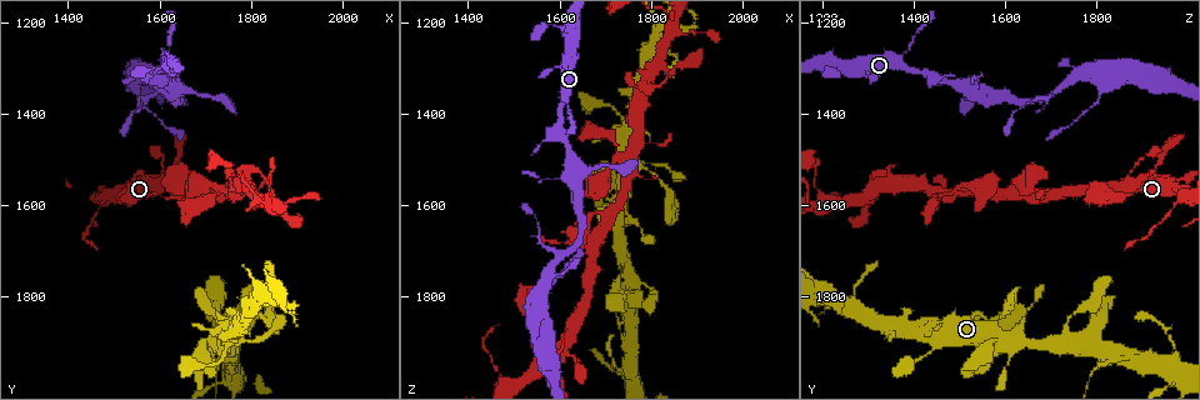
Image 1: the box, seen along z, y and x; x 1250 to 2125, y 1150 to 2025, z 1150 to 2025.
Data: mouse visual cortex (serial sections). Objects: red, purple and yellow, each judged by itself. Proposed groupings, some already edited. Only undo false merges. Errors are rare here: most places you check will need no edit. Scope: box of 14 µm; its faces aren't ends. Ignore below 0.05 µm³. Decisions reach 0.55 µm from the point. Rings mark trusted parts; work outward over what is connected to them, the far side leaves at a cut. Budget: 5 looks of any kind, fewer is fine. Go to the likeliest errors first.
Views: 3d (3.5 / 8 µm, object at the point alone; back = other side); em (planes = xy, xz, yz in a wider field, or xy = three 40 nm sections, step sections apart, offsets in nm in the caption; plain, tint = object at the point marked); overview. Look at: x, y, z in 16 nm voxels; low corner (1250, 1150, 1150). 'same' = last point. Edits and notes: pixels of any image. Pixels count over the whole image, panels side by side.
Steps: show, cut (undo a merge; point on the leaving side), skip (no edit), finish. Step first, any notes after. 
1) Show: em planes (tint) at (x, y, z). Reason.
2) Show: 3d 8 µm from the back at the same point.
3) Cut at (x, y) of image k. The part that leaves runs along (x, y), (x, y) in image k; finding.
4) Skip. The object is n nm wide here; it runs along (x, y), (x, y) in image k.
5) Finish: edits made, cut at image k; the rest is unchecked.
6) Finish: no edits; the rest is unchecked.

Show: 3d 3.5 µm at (1770, 1900, 1775). Calibre changes.

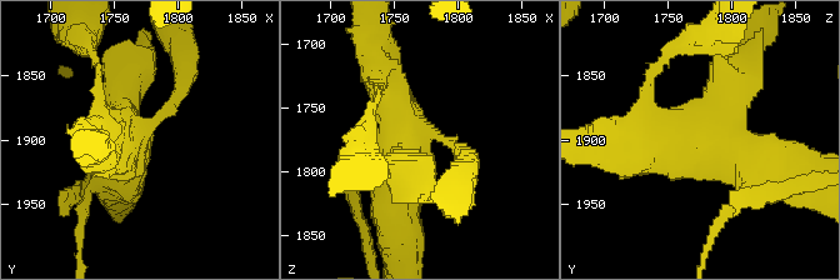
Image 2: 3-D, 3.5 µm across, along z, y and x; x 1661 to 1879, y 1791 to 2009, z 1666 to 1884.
Show: em xy step 5 (tint) at (1770, 1894, 1768).

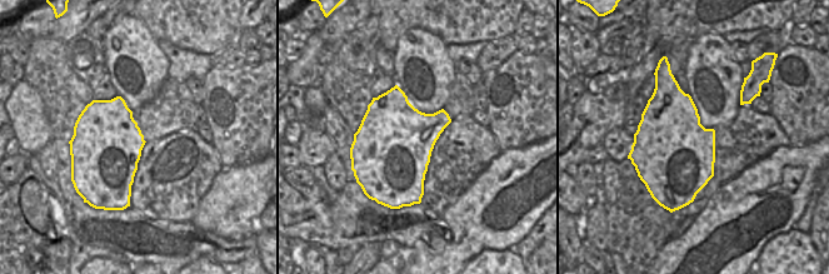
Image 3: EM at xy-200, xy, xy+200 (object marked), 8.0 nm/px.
Skip. It runs along (638, 149), (718, 145), (788, 173) in image 2; all the same cell.

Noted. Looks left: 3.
Show: 3d 8 µm at (1545, 1340, 1820). Thick turns thin.

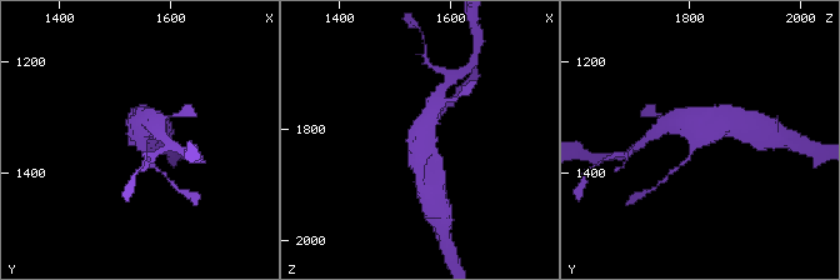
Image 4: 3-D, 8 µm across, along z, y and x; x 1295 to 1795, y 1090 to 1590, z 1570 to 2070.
Show: 3d 3.5 µm at (1550, 1345, 1810).

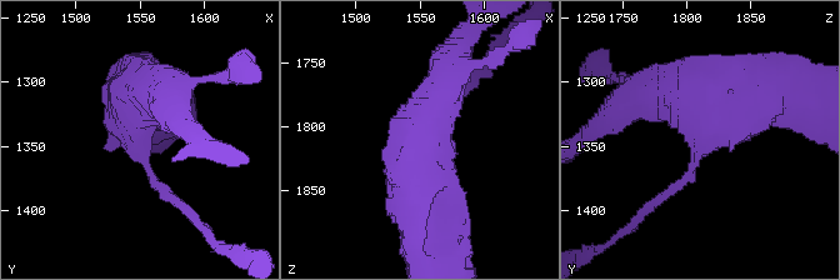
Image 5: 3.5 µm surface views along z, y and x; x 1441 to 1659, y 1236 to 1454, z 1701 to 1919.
Show: em xy step 3 (tint) at (1544, 1344, 1812). Shape alone is not enough.

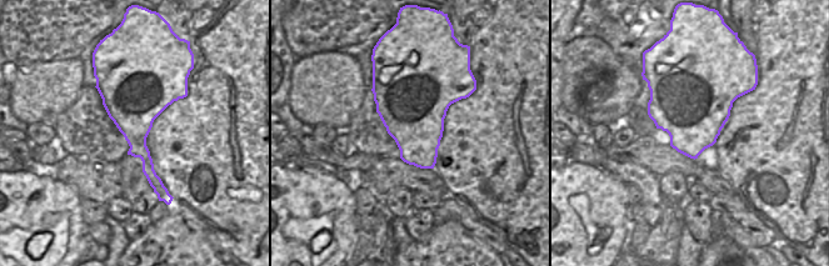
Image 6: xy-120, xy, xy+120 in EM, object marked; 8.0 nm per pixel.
Skip. All the same cell.

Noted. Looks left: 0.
Finish: no edits; the rest is unchecked.

